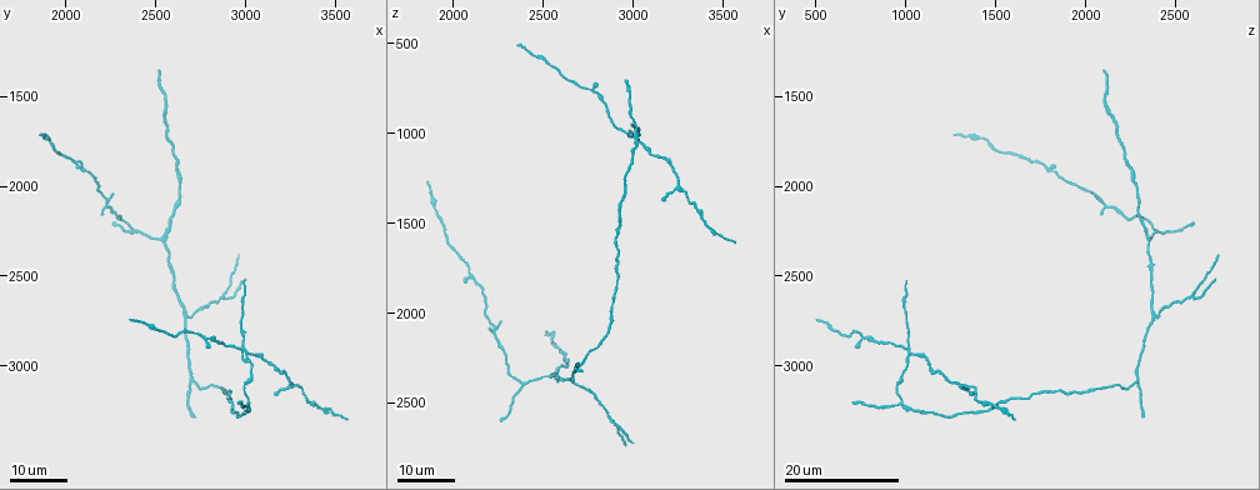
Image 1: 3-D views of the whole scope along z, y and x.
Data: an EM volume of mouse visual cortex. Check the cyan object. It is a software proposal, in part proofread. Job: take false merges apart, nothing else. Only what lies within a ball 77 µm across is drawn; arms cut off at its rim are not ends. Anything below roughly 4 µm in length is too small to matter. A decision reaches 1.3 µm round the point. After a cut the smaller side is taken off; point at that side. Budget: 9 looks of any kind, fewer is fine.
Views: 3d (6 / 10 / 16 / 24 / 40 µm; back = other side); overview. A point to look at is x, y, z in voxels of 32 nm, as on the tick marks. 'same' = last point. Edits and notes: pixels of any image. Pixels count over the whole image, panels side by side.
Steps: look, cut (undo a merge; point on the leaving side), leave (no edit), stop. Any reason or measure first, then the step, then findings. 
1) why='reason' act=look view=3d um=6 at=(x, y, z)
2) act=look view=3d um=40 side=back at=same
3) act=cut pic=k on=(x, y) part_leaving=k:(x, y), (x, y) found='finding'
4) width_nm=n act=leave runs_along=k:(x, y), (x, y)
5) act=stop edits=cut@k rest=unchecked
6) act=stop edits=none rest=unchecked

why='branch point' act=look view=3d um=16 at=(2680, 2720, 2400)

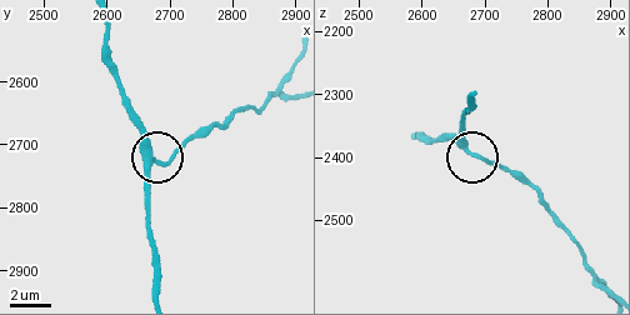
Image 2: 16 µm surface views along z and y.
act=look view=3d um=10 at=(2675, 2725, 2390)

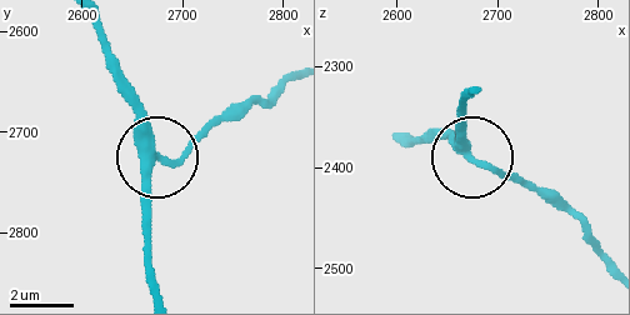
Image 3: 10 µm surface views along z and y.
act=look view=3d um=6 at=(2674, 2722, 2390)

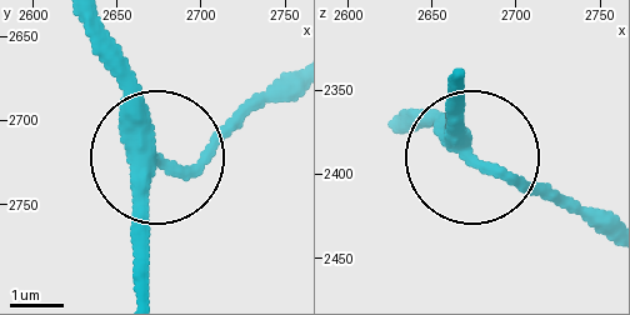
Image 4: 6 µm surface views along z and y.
width_nm=300 act=leave runs_along=4:(150, 291), (155, 170), (204, 158), (266, 94) found='continuous, no second cell'

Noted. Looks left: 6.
why='three-way junction' act=look view=3d um=16 at=(2520, 2280, 2340)

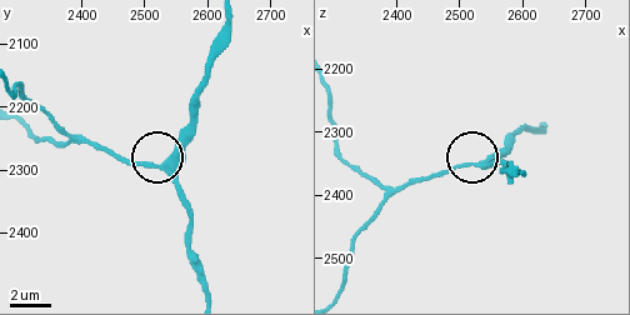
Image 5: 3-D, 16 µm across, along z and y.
why='closer look' act=look view=3d um=6 at=(2535, 2295, 2350)

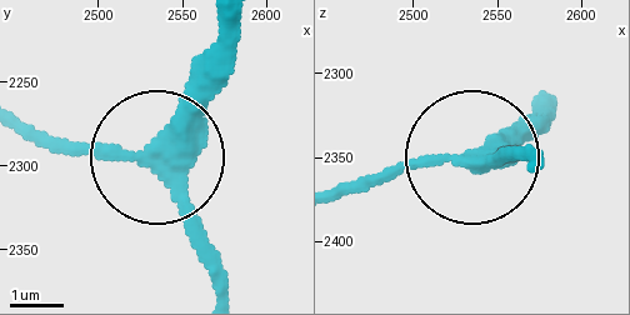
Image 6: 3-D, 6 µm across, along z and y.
arms=3 act=leave runs_along=6:(538, 165), (475, 160), (546, 134) found='all the same cell'

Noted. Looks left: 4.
why='arms part here' act=look view=3d um=16 at=(2380, 2260, 2400)

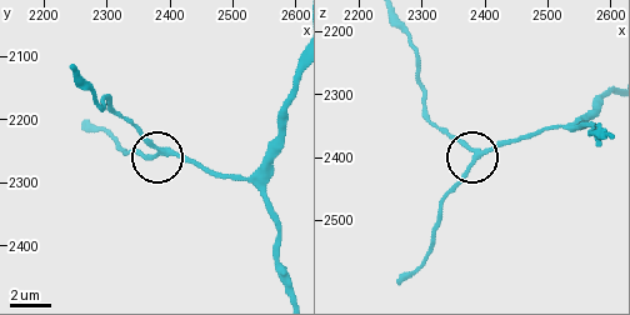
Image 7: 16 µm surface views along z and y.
act=look view=3d um=10 at=(2385, 2255, 2395)

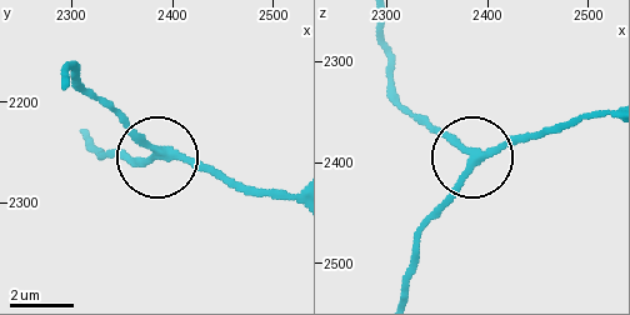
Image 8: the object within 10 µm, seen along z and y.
act=look view=3d um=6 at=(2386, 2250, 2398)

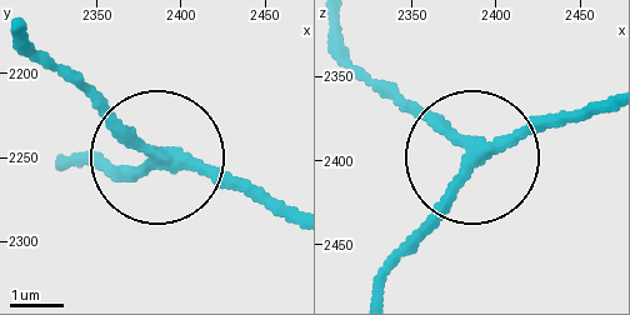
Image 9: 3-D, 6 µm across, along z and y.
arms=3 act=leave runs_along=9:(600, 103), (479, 151), (375, 276) found='one cell here'

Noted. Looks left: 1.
act=stop edits=none rest=unchecked

